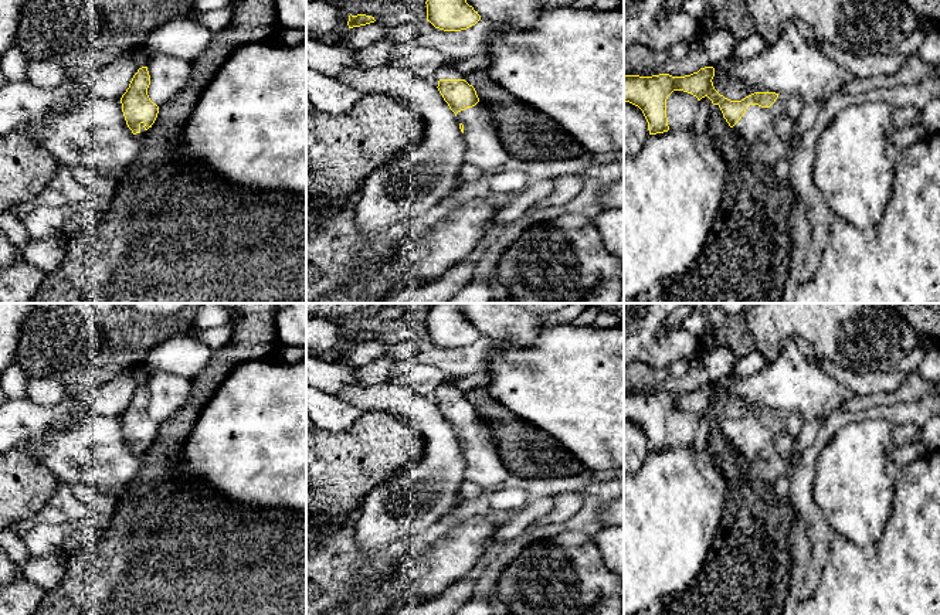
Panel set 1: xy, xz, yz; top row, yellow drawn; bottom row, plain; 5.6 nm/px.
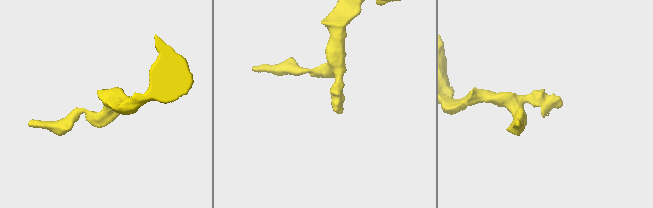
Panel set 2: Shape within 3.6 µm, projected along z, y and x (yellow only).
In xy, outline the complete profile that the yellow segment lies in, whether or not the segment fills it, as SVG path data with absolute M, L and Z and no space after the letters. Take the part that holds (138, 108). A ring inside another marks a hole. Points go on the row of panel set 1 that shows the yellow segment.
M142 67L133 75L129 88L121 98L126 125L139 140L152 128L159 113L159 106L147 95L149 85L147 67Z

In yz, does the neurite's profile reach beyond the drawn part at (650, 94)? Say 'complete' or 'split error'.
split error

